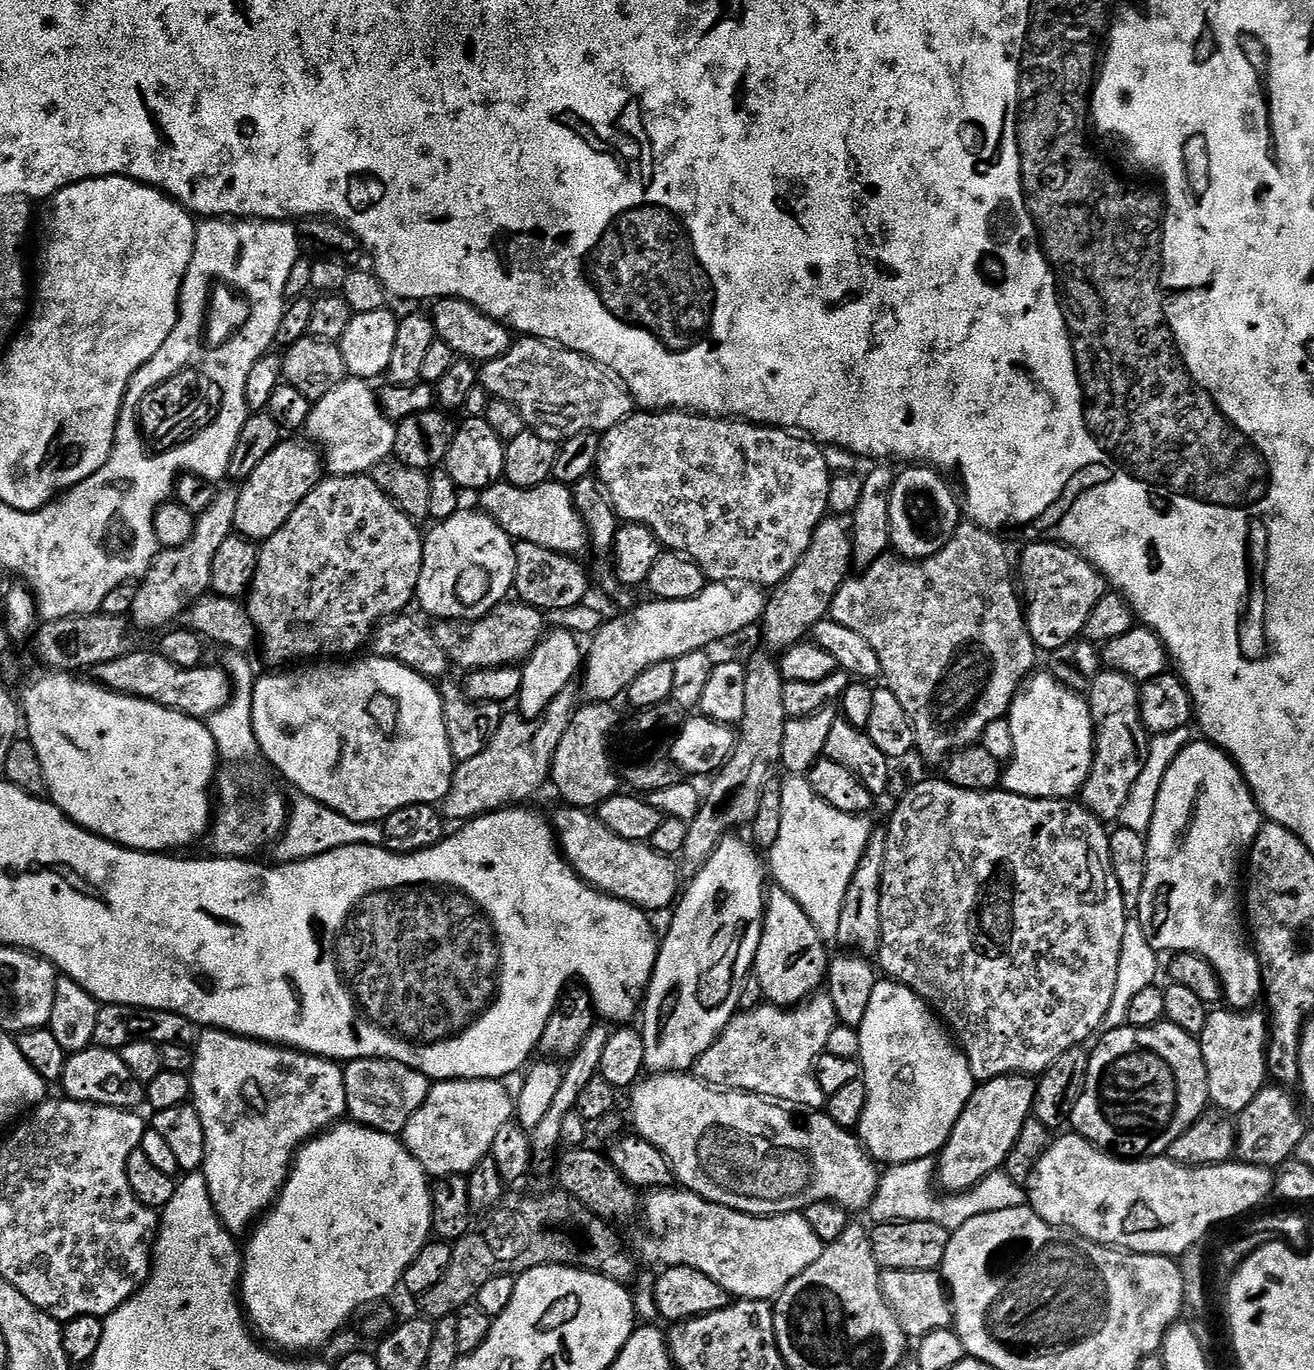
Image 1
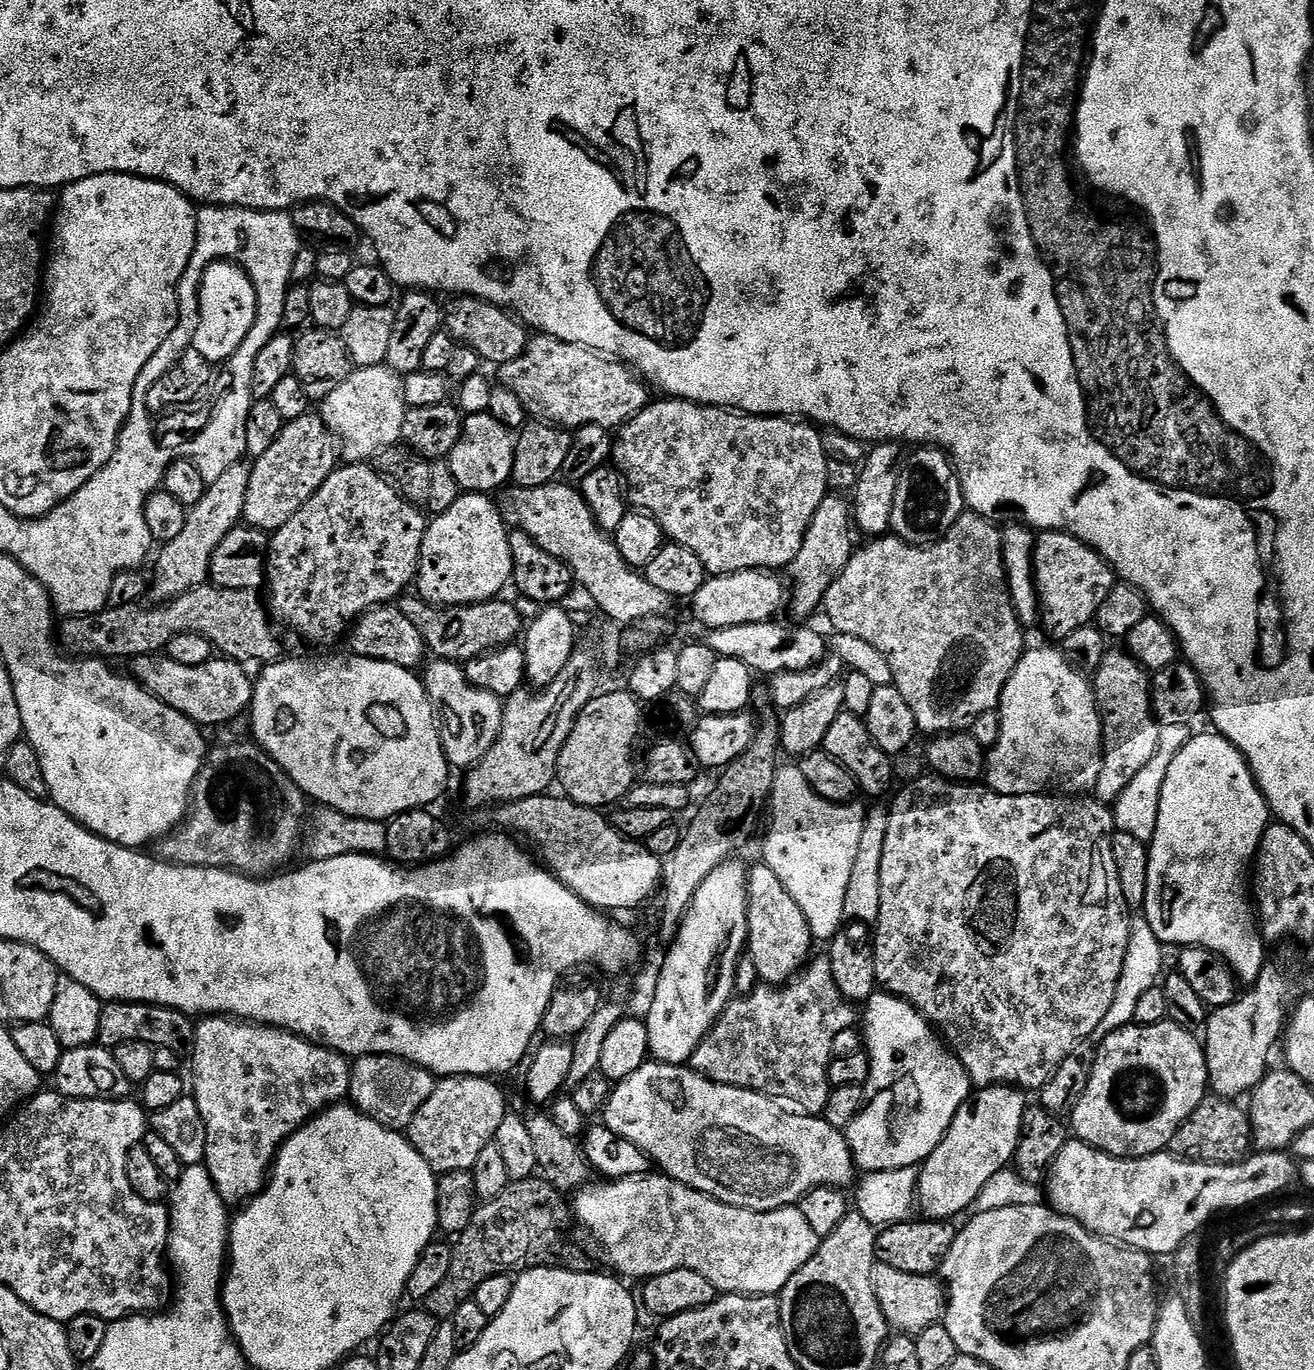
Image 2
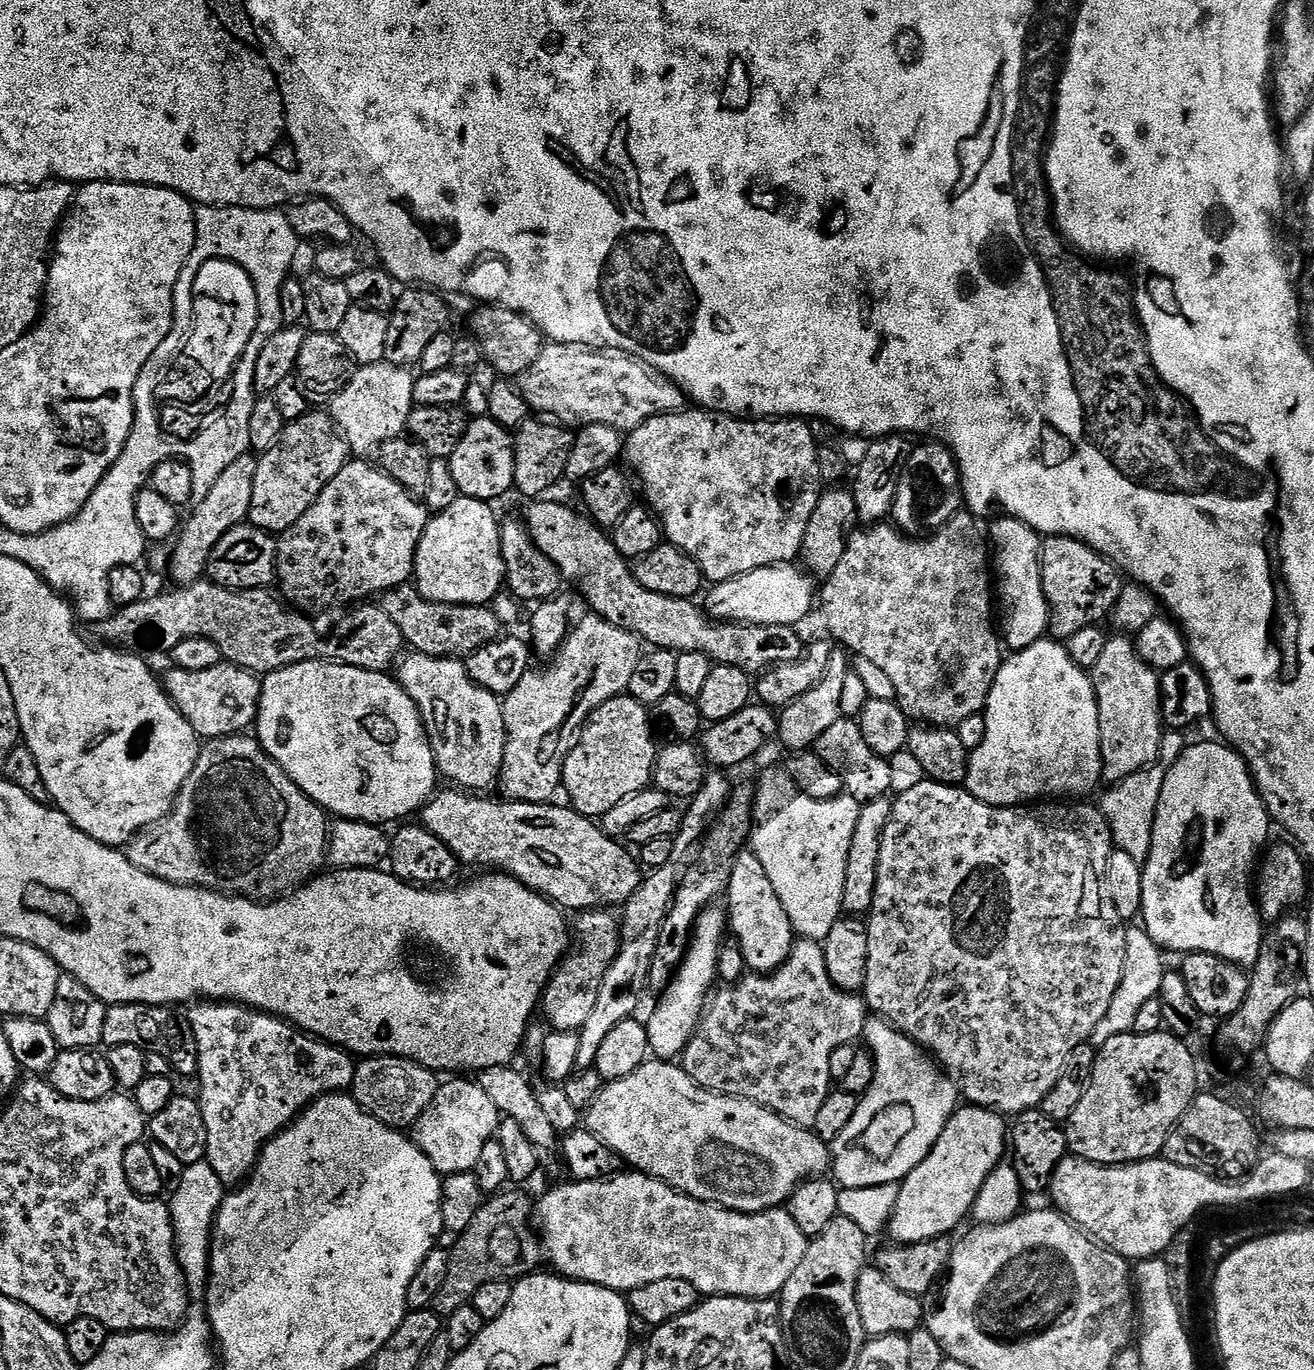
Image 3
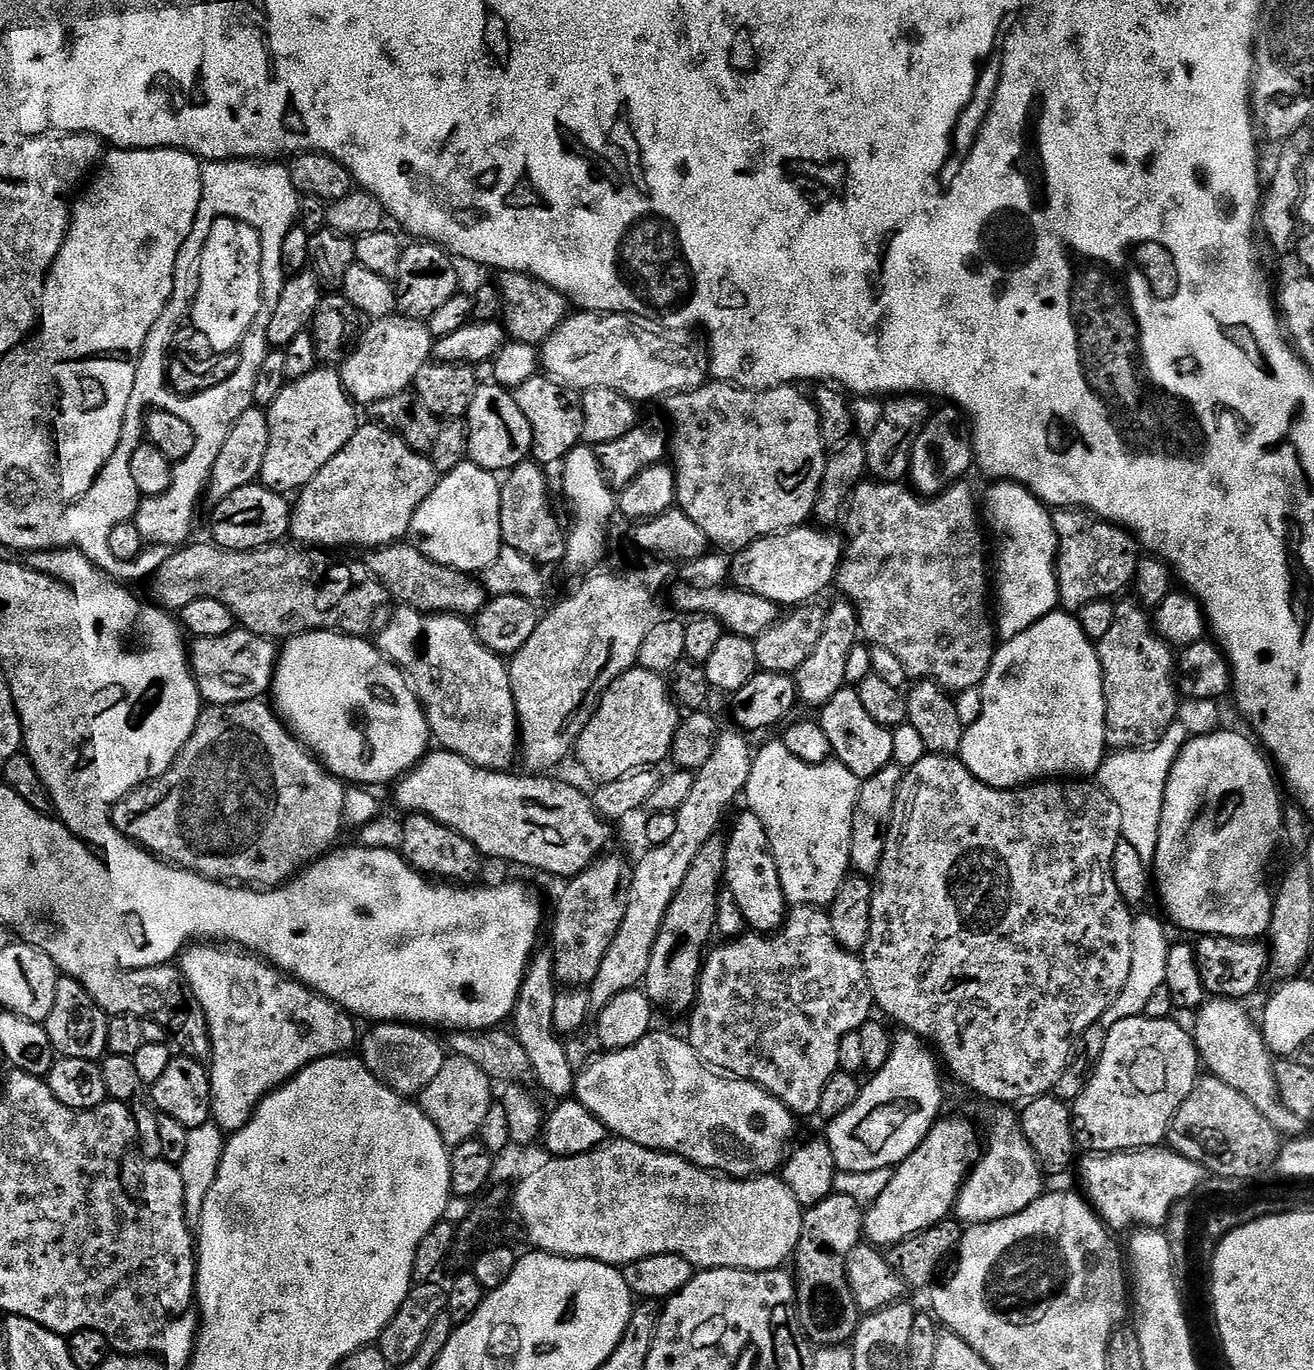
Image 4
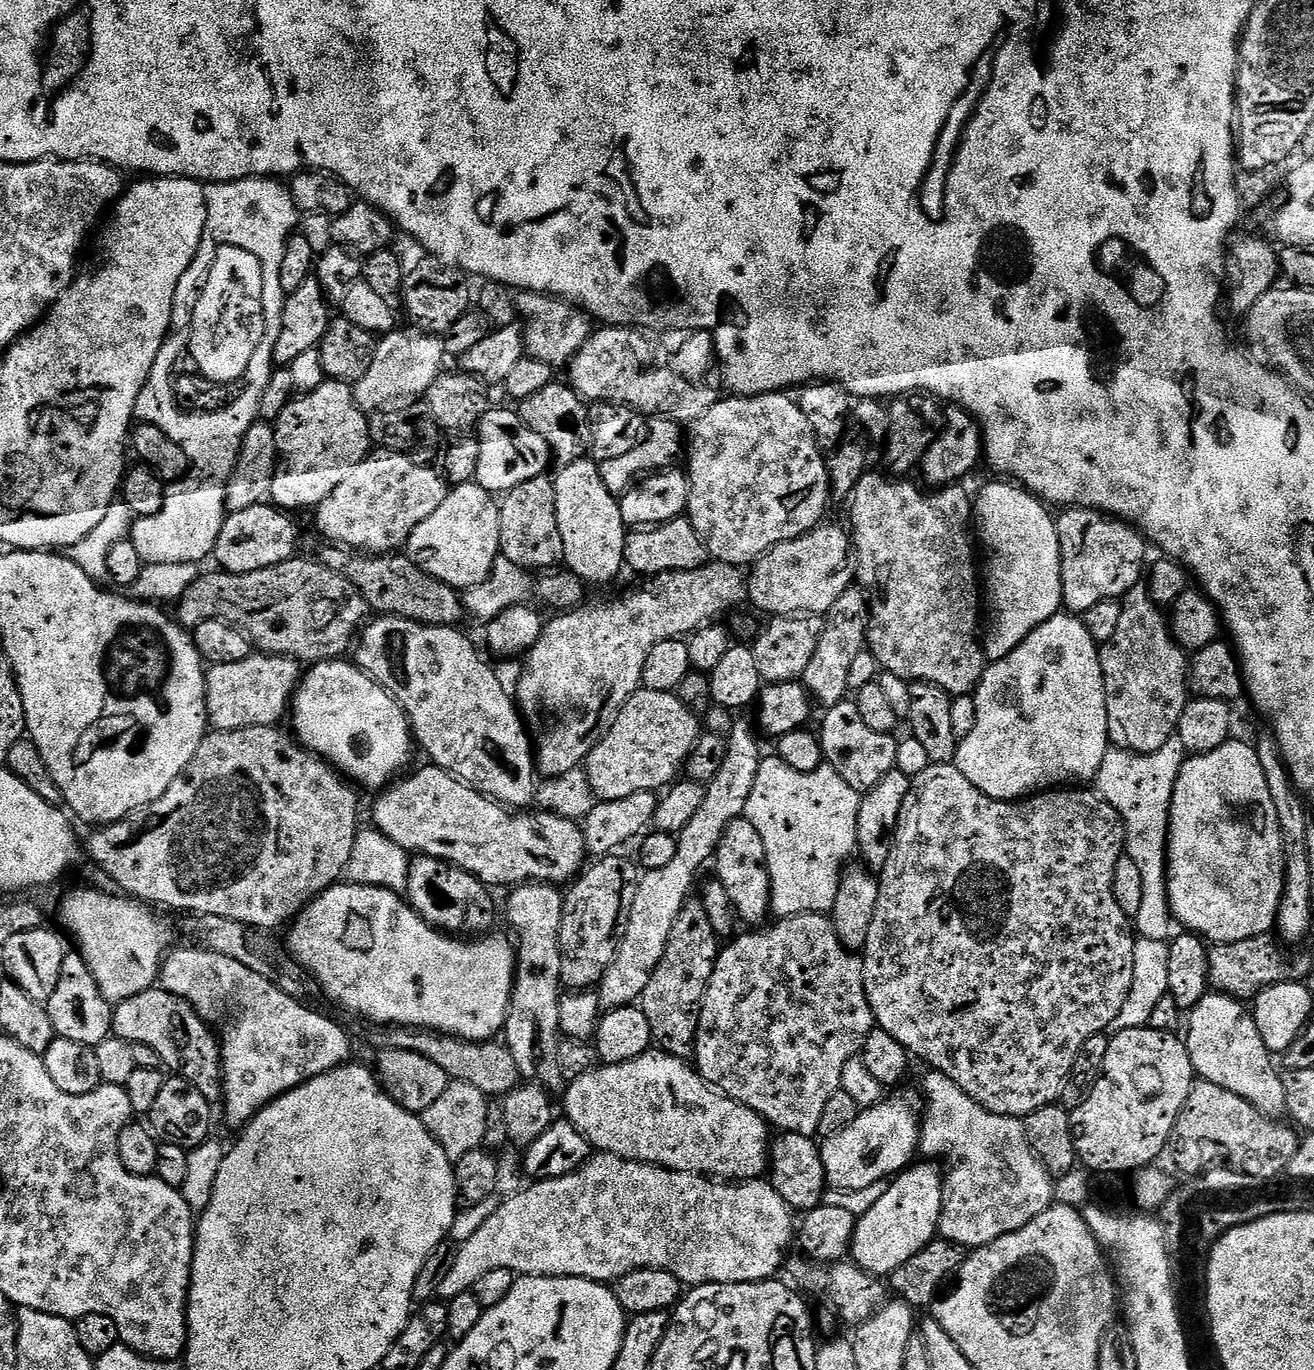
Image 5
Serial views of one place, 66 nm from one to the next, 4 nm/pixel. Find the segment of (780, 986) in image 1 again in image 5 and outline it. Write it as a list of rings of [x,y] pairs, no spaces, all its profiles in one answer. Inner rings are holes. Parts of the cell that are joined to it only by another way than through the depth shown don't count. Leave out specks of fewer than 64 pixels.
[[[747,818],[732,820],[730,826],[726,826],[716,847],[715,864],[716,876],[720,879],[720,884],[724,887],[729,902],[736,907],[737,914],[748,923],[748,926],[763,925],[769,919],[767,916],[770,916],[772,907],[768,859],[766,858],[766,846],[762,842],[762,834],[754,830],[754,826]]]

